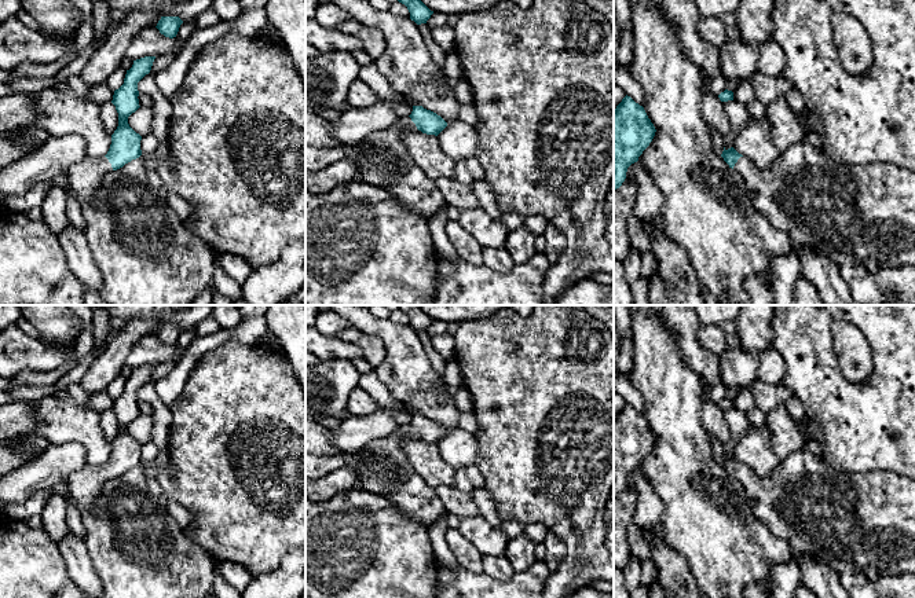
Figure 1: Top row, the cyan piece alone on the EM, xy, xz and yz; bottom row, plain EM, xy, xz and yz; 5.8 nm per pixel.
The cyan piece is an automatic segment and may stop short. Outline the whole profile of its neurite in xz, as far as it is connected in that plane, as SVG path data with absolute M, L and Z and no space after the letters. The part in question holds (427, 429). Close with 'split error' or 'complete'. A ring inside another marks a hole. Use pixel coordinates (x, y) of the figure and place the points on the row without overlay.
M413 414L409 425L352 452L348 465L358 474L358 489L383 496L410 520L429 529L444 513L443 502L411 466L402 448L402 434L438 444L447 430L436 421Z; split error

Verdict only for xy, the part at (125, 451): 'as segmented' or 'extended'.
extended

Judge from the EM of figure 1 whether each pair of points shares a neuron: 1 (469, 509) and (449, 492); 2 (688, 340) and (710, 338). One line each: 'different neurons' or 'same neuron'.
1: same neuron
2: different neurons

